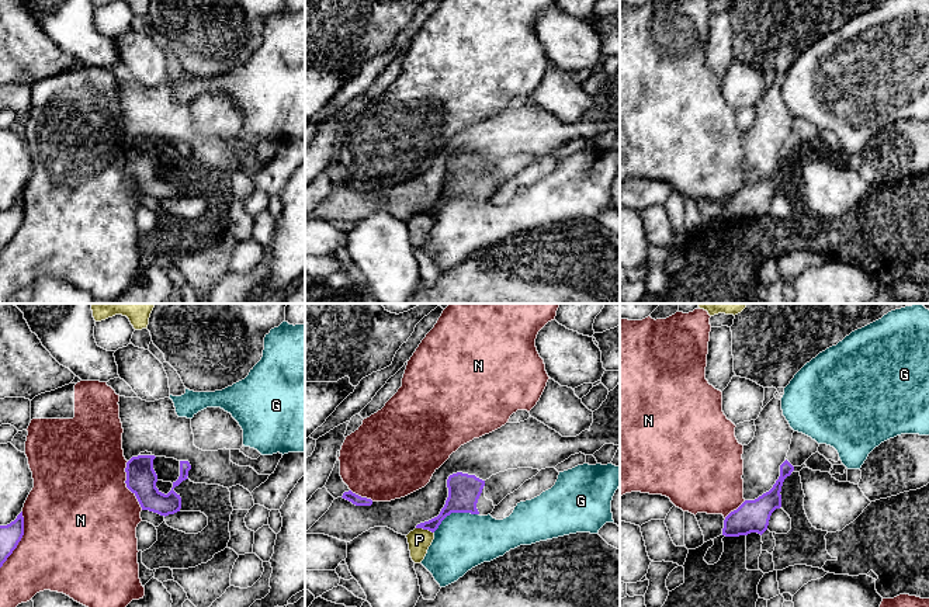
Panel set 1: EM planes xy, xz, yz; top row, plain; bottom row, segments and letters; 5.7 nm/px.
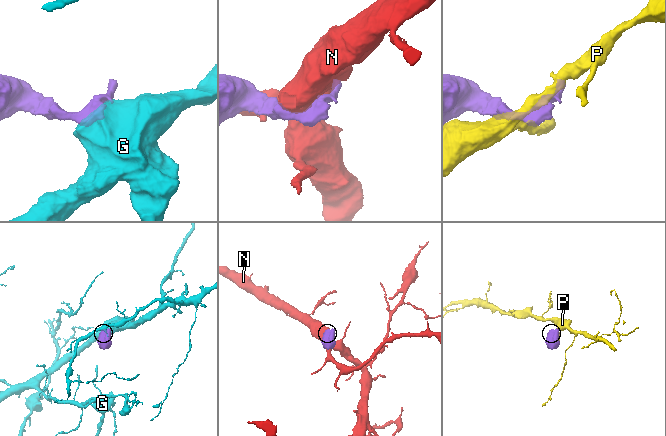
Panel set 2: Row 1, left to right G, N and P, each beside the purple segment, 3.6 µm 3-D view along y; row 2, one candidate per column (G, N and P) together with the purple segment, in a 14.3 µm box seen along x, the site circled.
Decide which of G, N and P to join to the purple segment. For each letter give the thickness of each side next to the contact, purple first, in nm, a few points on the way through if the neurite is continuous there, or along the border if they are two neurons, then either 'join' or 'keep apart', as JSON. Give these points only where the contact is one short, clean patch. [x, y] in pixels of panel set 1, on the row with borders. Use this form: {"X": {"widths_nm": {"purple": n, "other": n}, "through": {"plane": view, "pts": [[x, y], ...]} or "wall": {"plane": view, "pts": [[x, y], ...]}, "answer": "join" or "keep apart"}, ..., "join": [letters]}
{"G": {"widths_nm": {"purple": 190, "other": 320}, "wall": {"plane": "xz", "pts": [[478, 513], [450, 513], [433, 531]]}, "answer": "keep apart"}, "N": {"widths_nm": {"purple": 120, "other": 480}, "answer": "keep apart"}, "P": {"widths_nm": {"purple": 140, "other": 140}, "wall": {"plane": "xz", "pts": [[416, 527], [433, 533]]}, "answer": "keep apart"}, "join": []}

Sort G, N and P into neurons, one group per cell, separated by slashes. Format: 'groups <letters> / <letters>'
groups G / N / P

